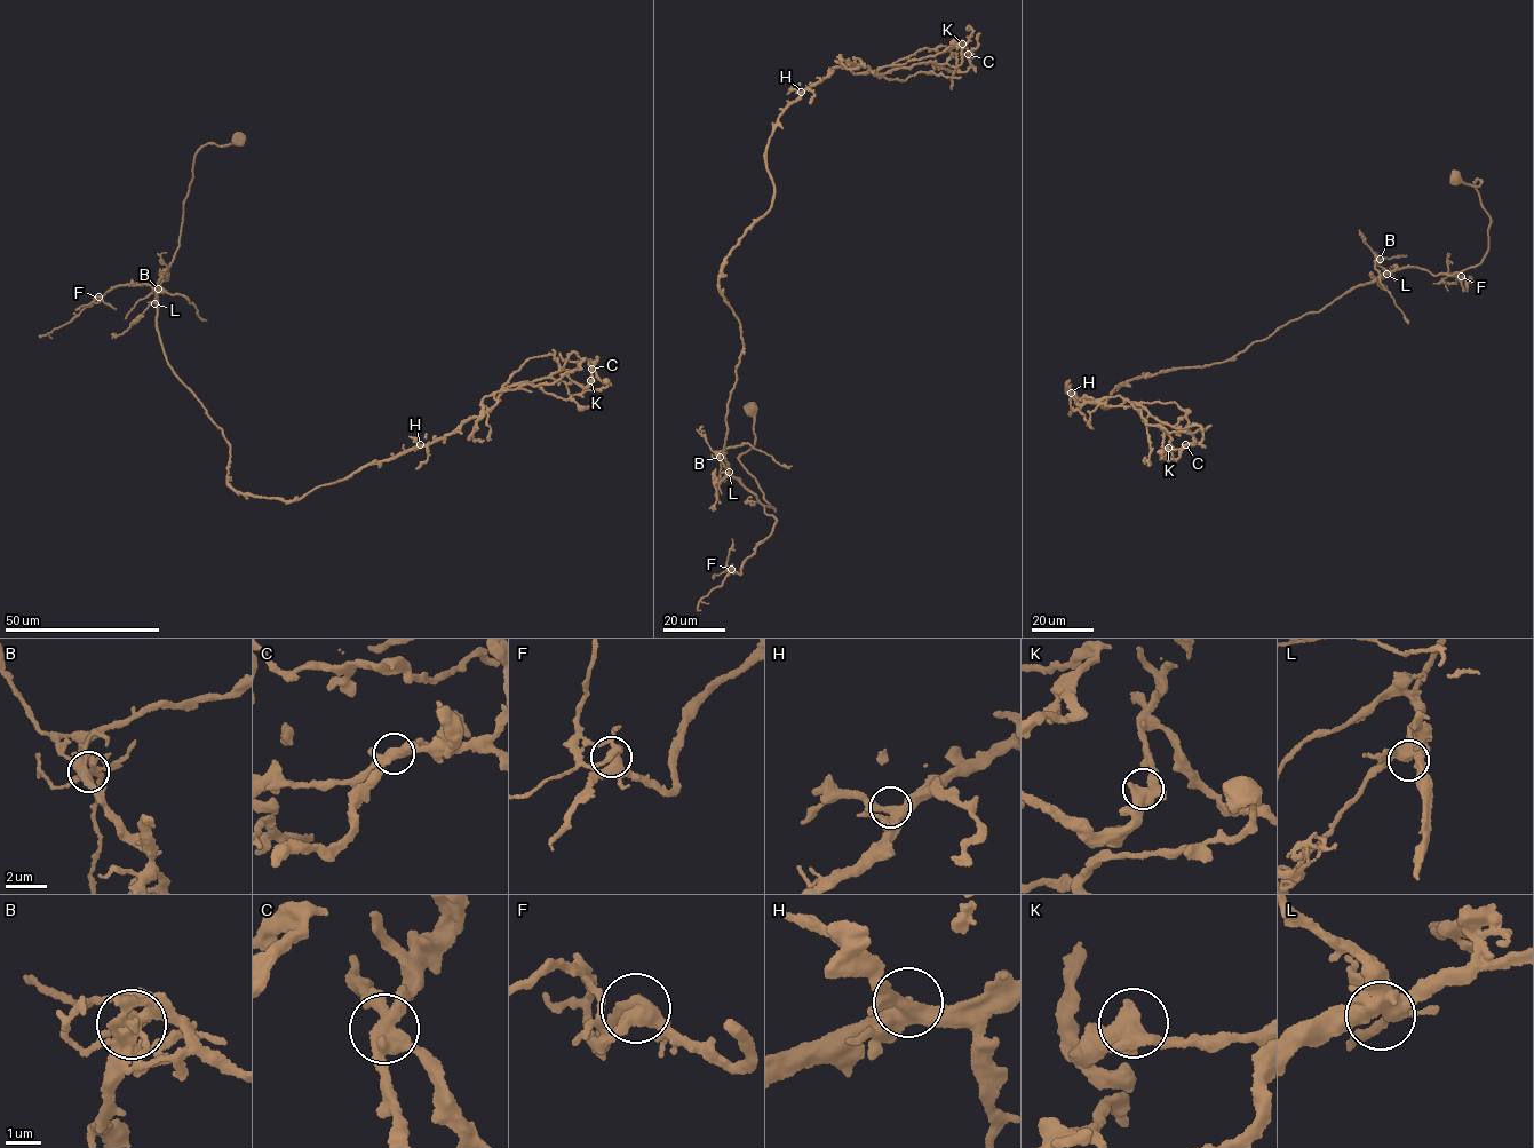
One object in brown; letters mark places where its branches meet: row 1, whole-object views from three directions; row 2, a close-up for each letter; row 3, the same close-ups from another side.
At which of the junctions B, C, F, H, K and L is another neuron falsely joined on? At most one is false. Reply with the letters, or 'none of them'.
C

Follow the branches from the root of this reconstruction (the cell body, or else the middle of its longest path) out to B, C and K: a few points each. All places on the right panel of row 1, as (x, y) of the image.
B: (1455, 177), (1480, 180), (1491, 219), (1481, 263), (1436, 275), (1389, 272), (1380, 259)
C: (1455, 177), (1480, 180), (1481, 263), (1404, 267), (1232, 358), (1126, 381), (1110, 409), (1066, 392), (1185, 444)
K: (1455, 177), (1481, 263), (1404, 267), (1110, 409), (1066, 392), (1168, 448)

